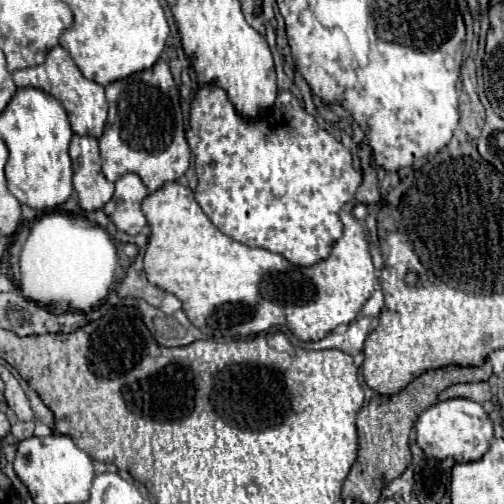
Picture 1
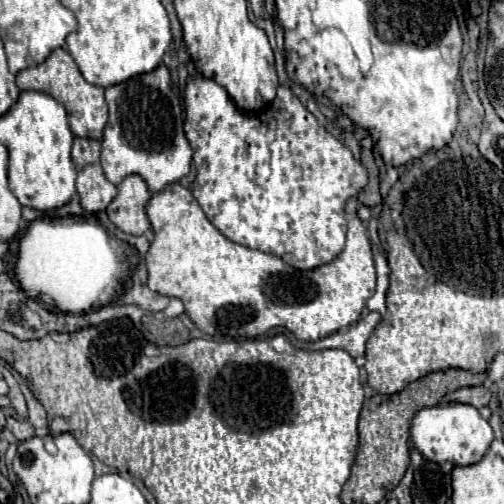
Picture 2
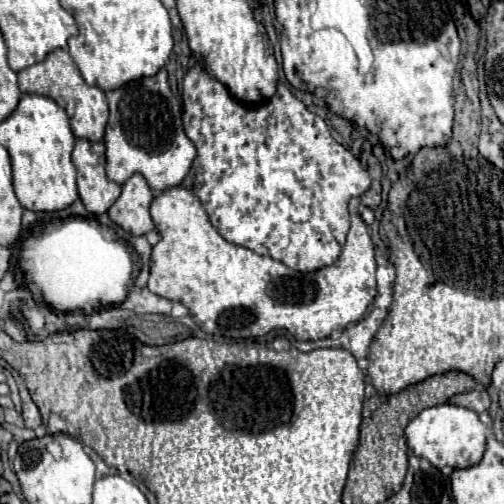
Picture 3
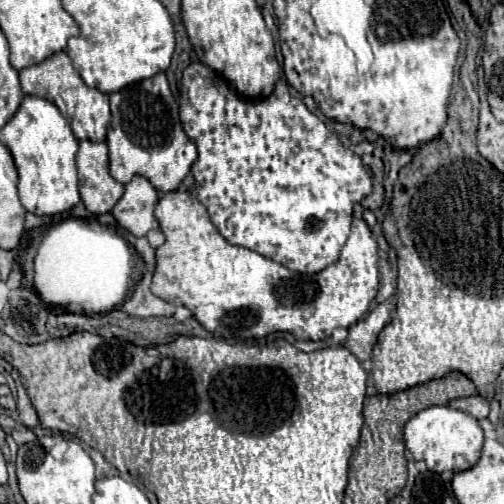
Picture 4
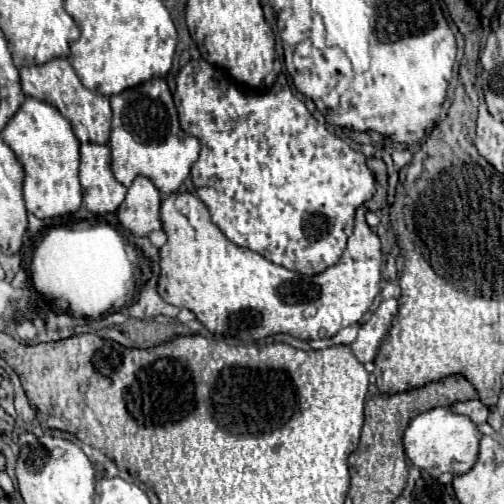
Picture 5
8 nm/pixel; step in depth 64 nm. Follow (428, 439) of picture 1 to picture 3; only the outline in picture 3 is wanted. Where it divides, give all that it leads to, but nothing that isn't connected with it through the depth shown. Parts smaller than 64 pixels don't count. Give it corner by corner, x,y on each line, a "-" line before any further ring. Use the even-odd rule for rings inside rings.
440,404
422,410
414,420
408,422
404,434
406,434
408,448
418,458
426,458
434,468
442,470
444,466
470,468
478,464
486,448
488,428
478,420
476,412
452,404

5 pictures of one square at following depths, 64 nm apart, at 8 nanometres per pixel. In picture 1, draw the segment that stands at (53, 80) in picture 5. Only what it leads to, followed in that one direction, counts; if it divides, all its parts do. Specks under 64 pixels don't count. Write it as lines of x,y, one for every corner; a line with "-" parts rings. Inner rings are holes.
62,46
52,48
52,52
48,52
44,64
34,66
34,68
16,70
12,74
12,78
14,78
14,84
18,88
42,88
44,92
52,94
66,108
74,134
92,136
92,138
102,136
102,130
104,130
108,116
108,104
104,98
104,88
92,80
86,80
82,76
82,72
78,70
78,66
74,64
74,60
70,58
70,54

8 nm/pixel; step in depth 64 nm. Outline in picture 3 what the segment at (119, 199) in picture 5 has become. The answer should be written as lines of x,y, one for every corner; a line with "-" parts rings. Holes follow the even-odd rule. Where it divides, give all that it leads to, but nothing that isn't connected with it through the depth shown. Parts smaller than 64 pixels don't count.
76,140
74,152
72,152
72,162
78,170
78,194
80,200
84,202
86,210
92,214
104,214
108,212
108,208
116,202
116,198
120,196
120,184
108,180
104,164
106,164
106,146
104,142
90,142
90,140

